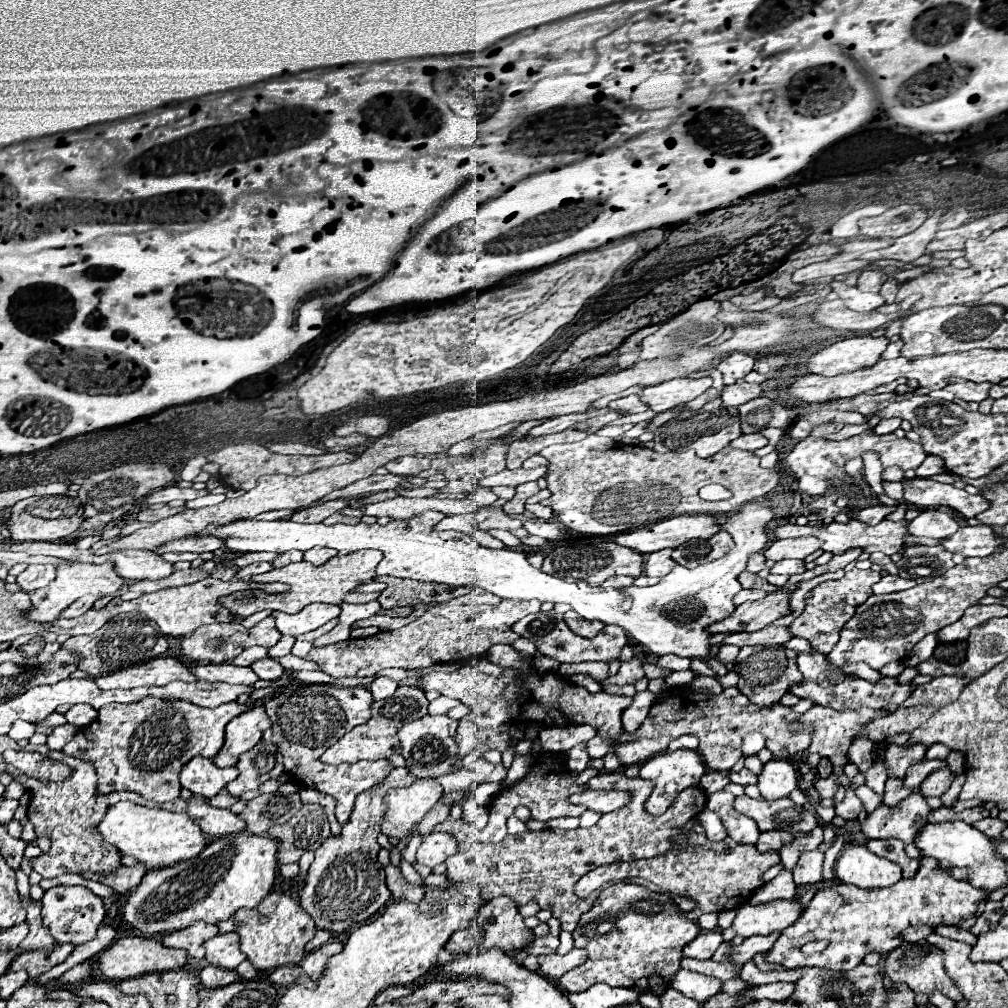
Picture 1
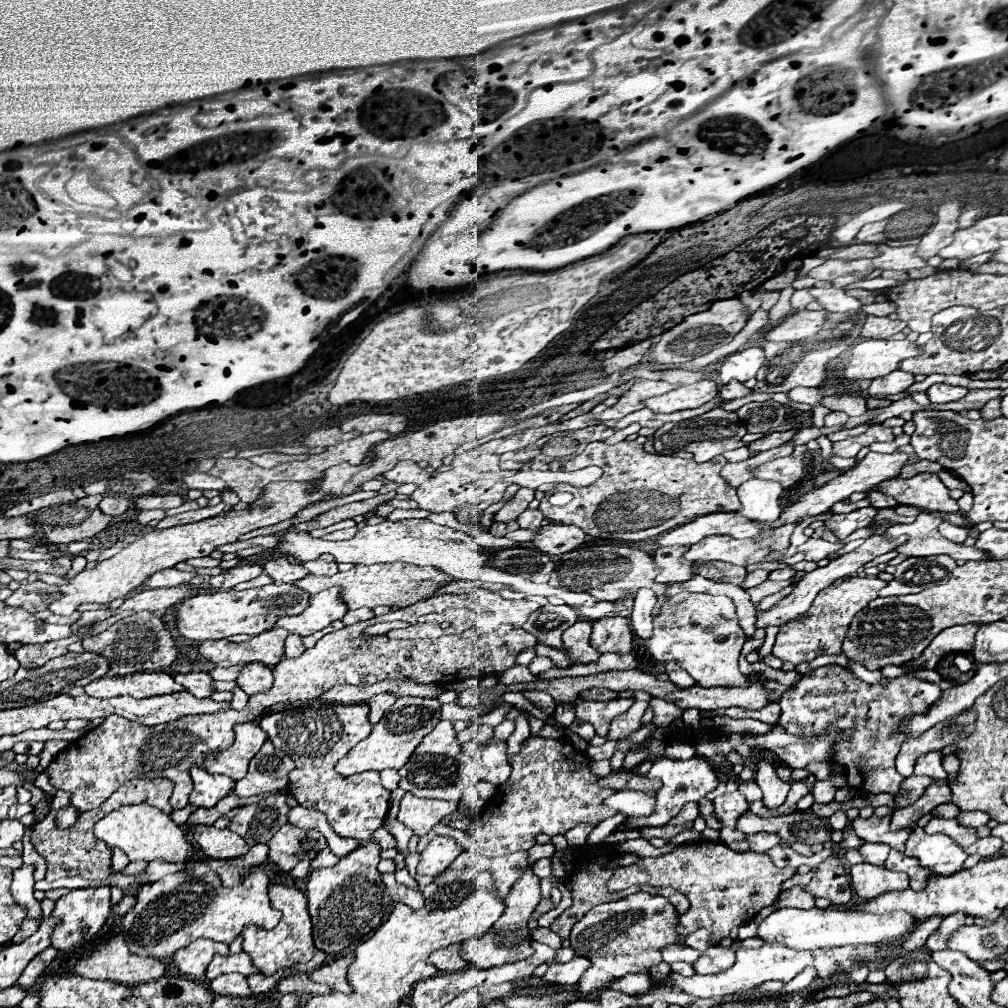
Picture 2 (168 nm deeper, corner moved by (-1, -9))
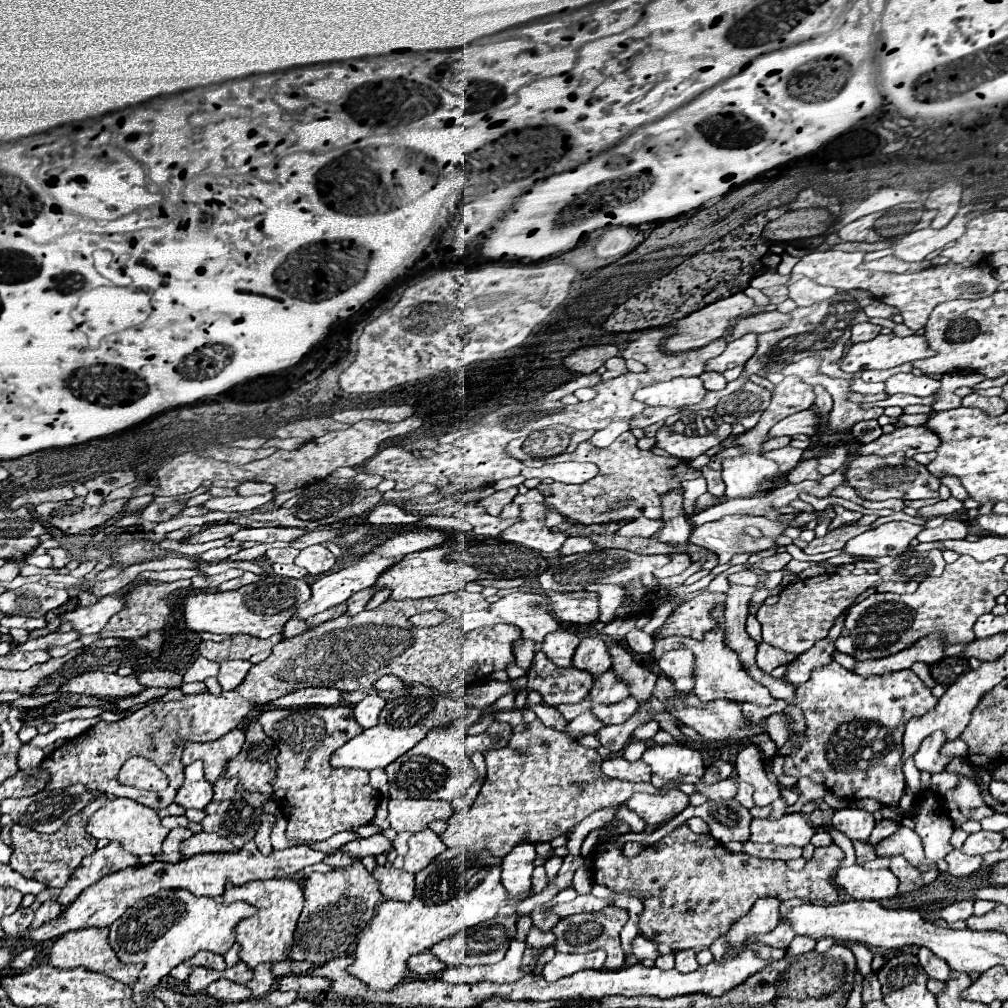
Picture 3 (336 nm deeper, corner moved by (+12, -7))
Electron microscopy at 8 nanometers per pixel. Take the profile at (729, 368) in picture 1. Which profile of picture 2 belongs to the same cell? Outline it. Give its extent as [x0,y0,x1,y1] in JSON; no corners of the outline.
[719,345,763,383]

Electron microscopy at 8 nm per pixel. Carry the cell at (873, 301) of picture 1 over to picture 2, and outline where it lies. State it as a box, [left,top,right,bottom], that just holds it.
[809,287,861,313]

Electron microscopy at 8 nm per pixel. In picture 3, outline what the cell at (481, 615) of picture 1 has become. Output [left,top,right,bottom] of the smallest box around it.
[40,591,520,811]

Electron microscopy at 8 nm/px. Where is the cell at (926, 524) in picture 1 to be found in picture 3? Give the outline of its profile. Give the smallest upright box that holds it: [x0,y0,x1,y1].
[918,519,966,541]

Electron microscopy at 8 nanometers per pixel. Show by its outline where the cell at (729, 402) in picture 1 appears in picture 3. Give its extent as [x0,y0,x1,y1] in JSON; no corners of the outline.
[700,371,726,391]

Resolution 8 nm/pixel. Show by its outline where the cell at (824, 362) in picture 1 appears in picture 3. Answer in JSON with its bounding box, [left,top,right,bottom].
[840,333,934,373]

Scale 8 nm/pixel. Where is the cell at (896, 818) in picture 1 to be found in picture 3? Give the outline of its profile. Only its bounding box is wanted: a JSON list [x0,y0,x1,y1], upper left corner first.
[832,809,874,843]

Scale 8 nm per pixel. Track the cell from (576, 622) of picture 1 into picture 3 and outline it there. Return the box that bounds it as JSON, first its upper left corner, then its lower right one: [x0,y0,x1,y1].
[542,629,580,667]

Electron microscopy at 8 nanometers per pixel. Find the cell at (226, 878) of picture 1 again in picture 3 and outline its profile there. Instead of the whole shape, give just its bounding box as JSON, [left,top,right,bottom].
[110,889,258,993]

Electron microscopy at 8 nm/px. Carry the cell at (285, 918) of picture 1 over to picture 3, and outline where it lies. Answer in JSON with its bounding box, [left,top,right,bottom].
[223,879,304,969]

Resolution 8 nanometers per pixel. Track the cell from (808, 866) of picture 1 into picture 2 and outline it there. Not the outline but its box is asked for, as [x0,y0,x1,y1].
[775,887,815,909]

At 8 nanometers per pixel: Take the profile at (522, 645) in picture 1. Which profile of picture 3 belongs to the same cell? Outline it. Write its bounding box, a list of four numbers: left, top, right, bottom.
[526,651,594,707]

